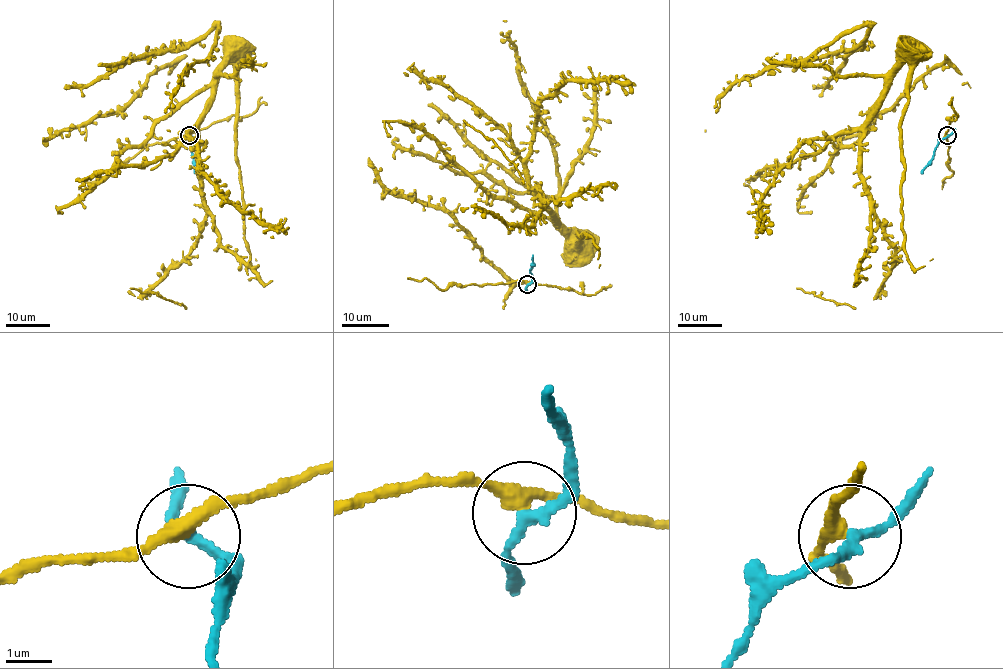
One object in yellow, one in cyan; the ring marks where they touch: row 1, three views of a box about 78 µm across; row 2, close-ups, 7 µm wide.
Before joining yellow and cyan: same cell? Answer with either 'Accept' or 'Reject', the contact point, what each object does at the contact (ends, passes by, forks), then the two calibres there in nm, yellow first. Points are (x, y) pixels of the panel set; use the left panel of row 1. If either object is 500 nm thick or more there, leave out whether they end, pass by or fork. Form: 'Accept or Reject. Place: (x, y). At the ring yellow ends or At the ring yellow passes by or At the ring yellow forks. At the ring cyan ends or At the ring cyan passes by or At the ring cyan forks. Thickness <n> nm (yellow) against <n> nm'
Reject. Place: (189, 135). At the ring yellow passes by. At the ring cyan passes by. Thickness 300 nm (yellow) against 220 nm

